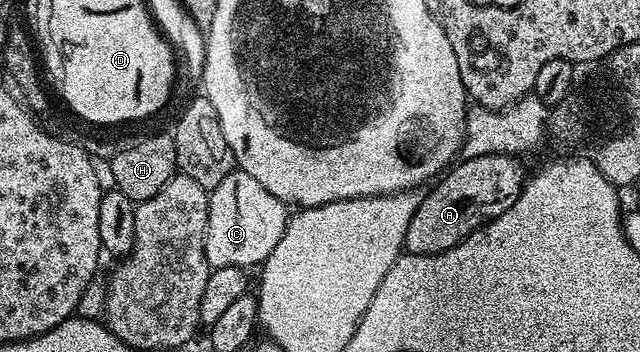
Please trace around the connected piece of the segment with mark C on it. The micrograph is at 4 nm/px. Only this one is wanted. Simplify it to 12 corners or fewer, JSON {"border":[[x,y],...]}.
{"border":[[239,169],[209,194],[211,270],[265,263],[286,202]]}

